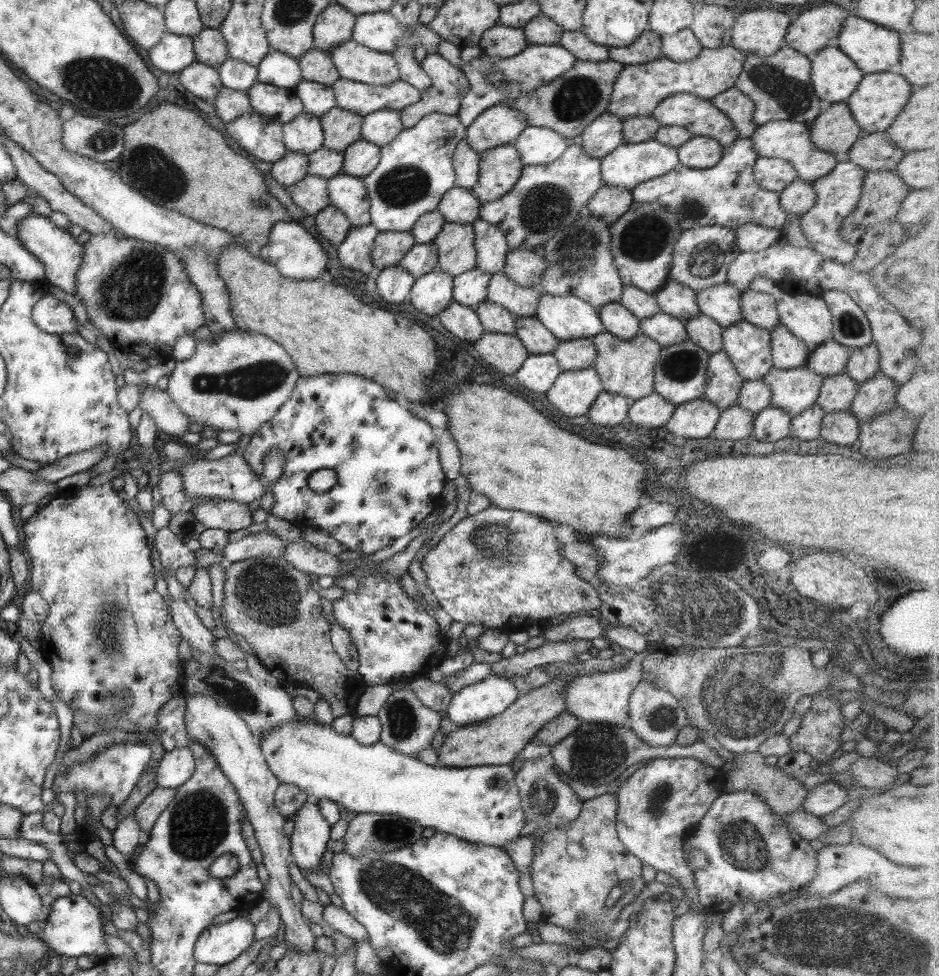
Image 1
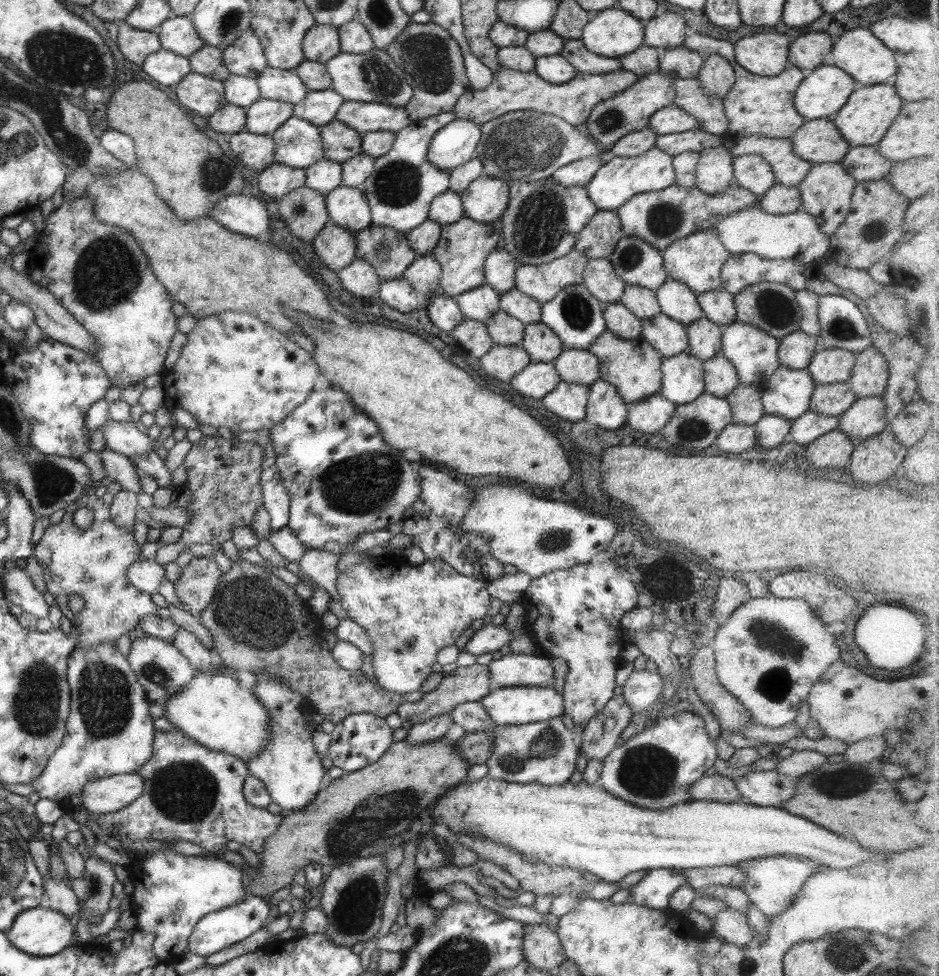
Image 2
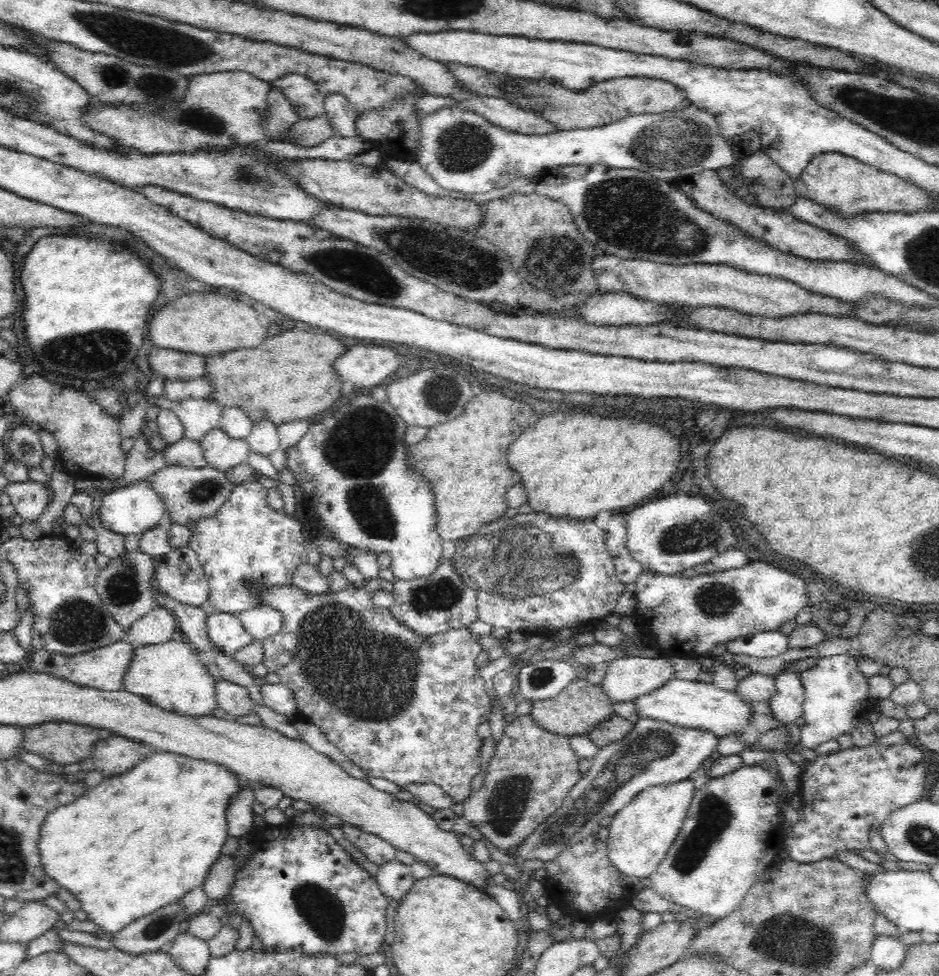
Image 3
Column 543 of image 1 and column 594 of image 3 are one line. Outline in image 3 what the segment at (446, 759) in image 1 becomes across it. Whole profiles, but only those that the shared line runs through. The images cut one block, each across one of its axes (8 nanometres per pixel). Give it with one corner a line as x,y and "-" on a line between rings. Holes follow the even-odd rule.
575,678
556,696
549,699
532,701
529,714
531,719
540,728
558,735
572,736
575,734
586,734
593,724
609,719
615,712
613,702
602,692
599,685
590,683
587,678

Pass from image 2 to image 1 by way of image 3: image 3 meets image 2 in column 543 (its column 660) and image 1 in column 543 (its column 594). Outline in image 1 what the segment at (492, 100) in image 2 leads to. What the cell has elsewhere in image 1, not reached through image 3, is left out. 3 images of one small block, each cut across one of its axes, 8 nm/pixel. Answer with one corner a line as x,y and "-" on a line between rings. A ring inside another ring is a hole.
609,59
601,62
576,60
569,70
552,81
537,85
524,95
499,103
518,110
528,125
550,128
561,136
571,138
581,134
593,119
606,112
613,83
622,67
622,64

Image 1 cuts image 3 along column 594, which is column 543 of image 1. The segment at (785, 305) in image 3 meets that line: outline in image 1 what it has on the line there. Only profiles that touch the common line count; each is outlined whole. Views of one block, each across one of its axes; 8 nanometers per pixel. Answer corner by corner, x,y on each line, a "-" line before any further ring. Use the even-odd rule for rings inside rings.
514,248
506,254
502,271
517,286
538,288
545,267
545,259
538,251

